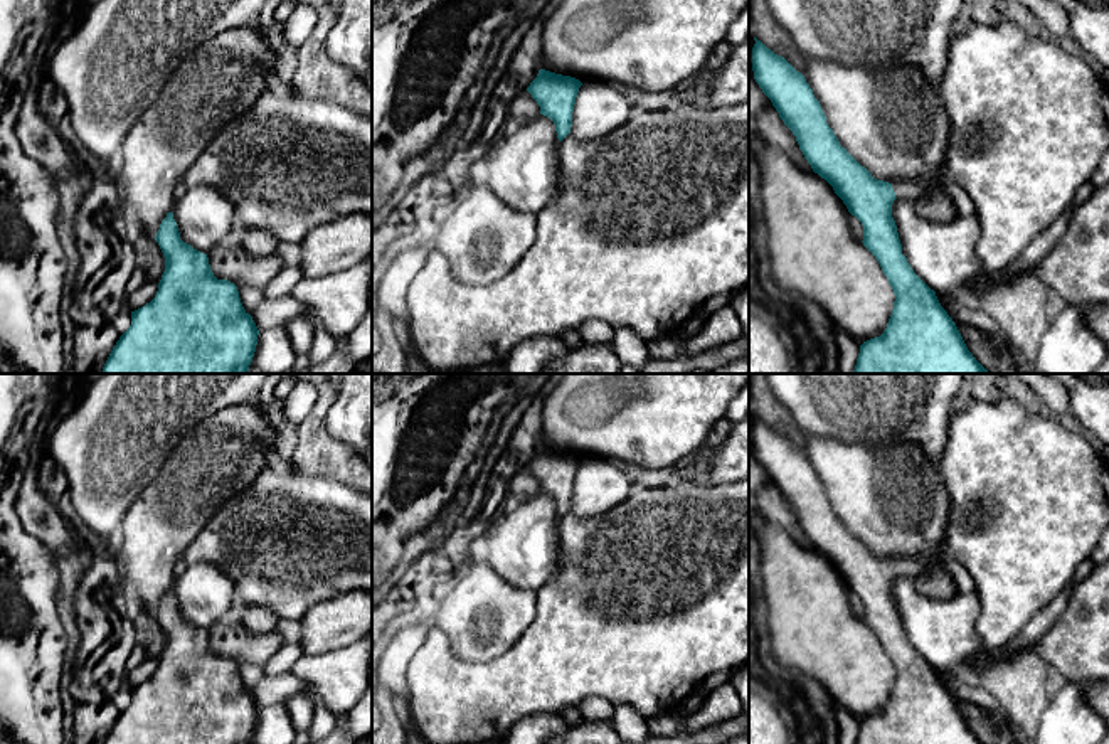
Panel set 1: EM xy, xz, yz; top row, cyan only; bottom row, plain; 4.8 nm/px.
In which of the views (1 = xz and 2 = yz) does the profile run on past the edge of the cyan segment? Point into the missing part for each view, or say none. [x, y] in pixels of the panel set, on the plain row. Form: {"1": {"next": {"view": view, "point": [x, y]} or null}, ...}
{"1": {"next": null}, "2": {"next": {"view": "yz", "point": [901, 566]}}}

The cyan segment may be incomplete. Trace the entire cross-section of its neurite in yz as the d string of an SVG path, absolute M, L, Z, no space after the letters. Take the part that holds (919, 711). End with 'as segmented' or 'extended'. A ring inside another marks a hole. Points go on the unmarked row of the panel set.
M756 414L754 417L752 448L756 460L771 476L779 495L796 513L799 527L813 549L833 564L848 589L862 599L862 619L878 638L895 672L887 705L880 714L860 722L855 744L983 744L968 727L956 700L941 683L936 668L914 650L907 635L902 631L897 603L892 594L892 581L899 574L917 572L917 566L909 561L889 561L873 555L872 550L840 522L804 453L761 417Z; extended

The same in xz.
M540 446L527 468L540 483L540 492L555 502L557 515L562 518L572 503L572 488L582 460L570 453Z; as segmented

